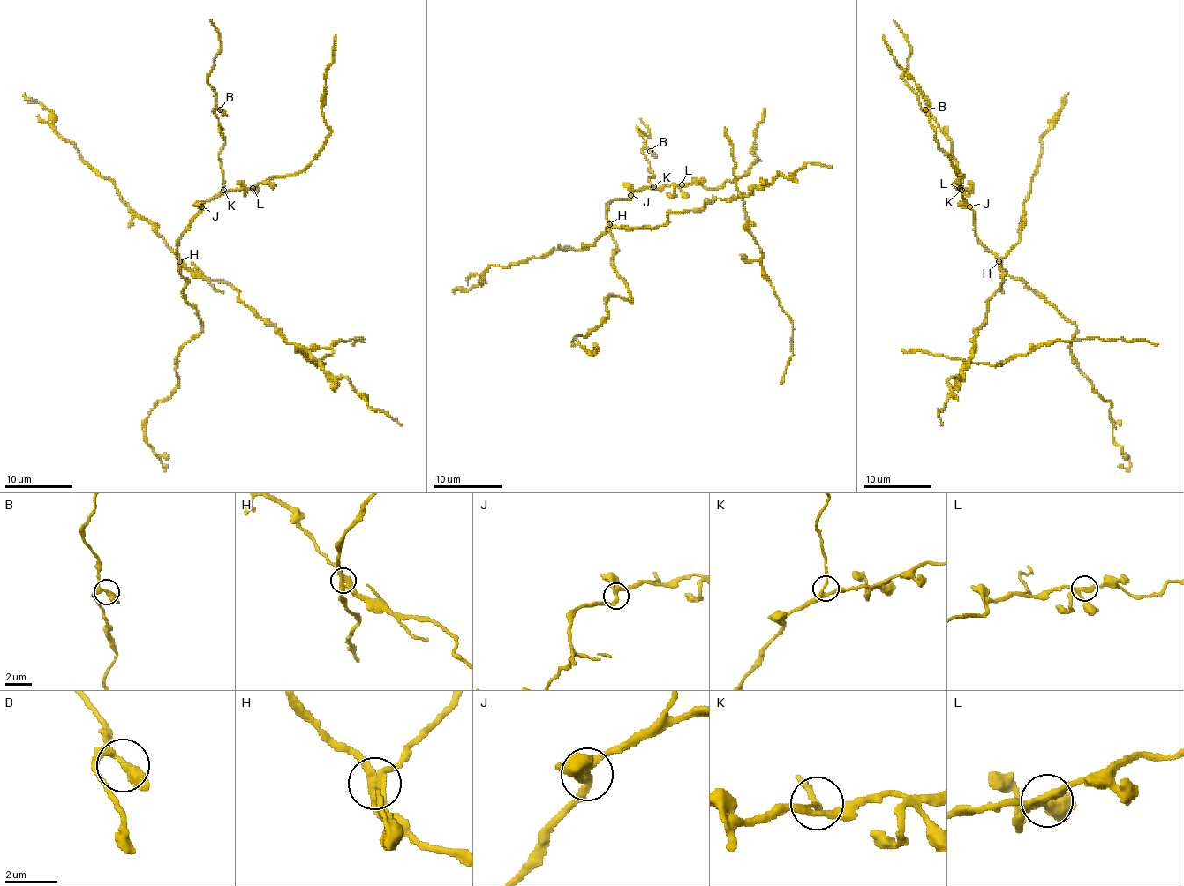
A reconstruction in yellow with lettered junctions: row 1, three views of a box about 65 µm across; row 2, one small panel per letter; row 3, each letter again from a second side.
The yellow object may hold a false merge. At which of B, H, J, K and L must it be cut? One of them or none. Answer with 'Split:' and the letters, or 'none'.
Split: H

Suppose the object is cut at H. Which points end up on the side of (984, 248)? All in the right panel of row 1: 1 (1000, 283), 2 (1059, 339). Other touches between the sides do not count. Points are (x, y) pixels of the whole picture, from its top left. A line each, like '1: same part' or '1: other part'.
1: other part
2: other part

